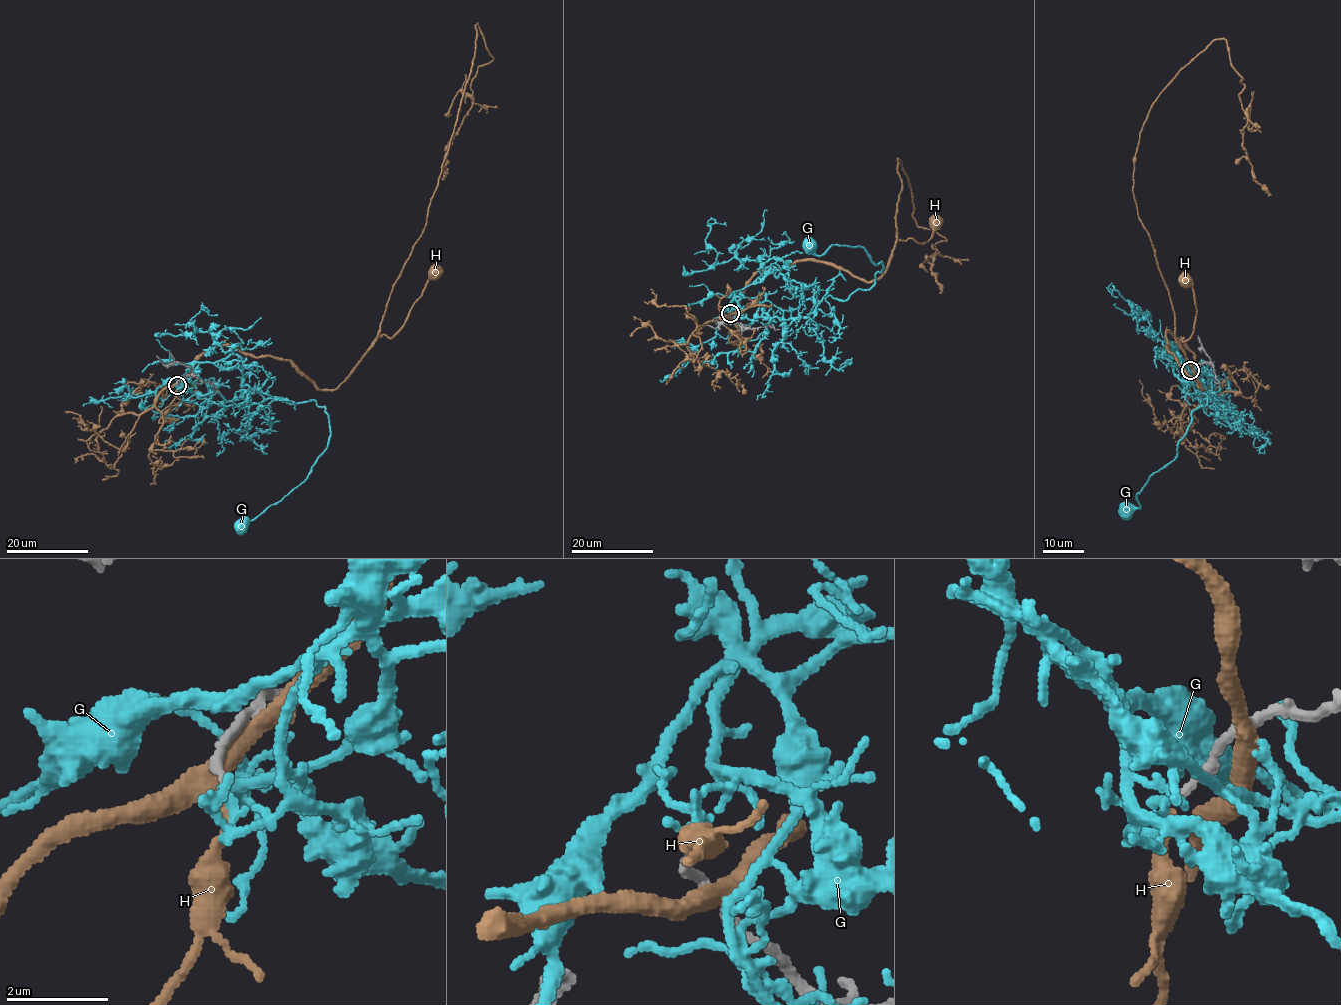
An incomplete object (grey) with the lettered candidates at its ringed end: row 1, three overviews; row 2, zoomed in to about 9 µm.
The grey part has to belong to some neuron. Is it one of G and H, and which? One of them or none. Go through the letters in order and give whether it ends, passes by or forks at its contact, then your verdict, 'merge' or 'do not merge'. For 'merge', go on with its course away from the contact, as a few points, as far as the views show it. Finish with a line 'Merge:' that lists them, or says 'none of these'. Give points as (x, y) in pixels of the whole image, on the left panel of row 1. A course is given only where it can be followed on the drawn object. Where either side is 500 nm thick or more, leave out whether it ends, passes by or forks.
G: it passes by; do not merge
H: it passes by; merge; course (177, 387), (156, 407), (193, 362), (227, 345), (287, 359), (333, 390), (402, 326), (435, 272)
Merge: H

